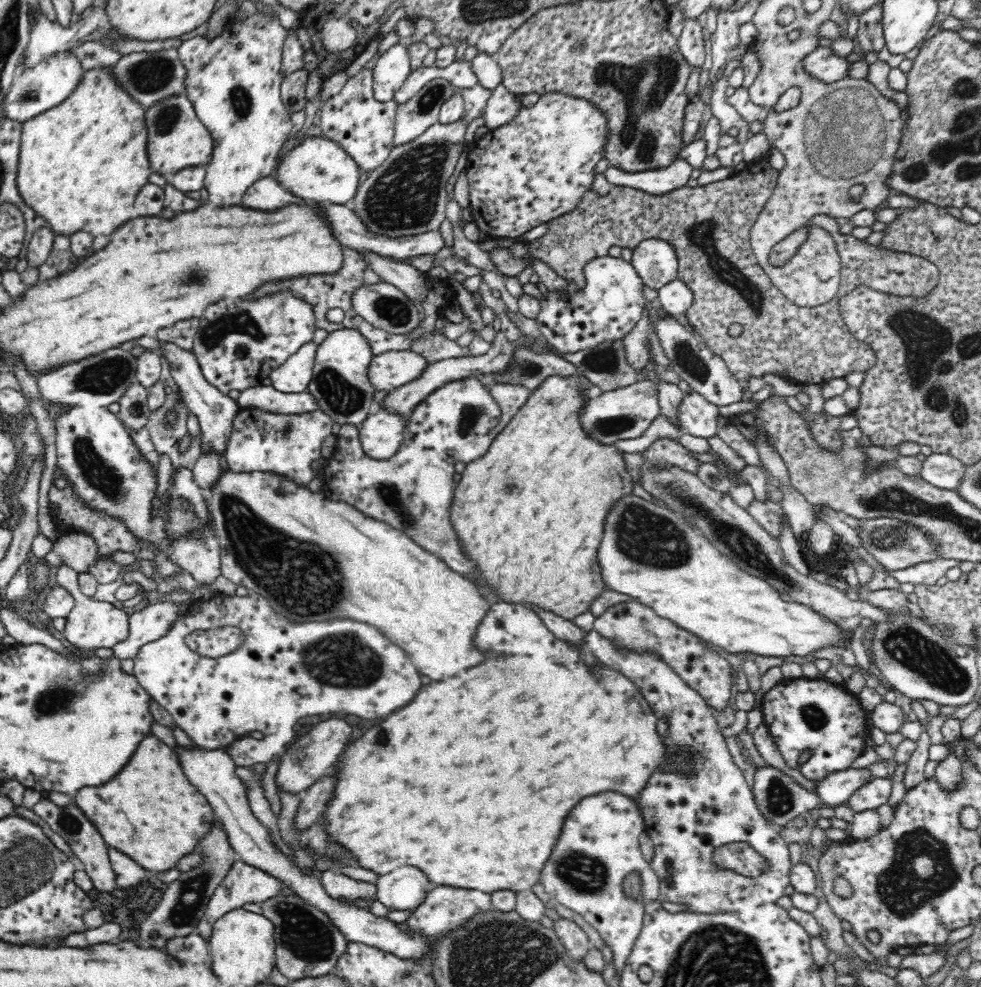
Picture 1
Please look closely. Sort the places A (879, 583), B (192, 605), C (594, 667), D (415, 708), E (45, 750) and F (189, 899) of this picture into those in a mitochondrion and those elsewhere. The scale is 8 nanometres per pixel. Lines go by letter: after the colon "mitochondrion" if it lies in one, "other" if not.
A: other
B: other
C: other
D: other
E: other
F: mitochondrion

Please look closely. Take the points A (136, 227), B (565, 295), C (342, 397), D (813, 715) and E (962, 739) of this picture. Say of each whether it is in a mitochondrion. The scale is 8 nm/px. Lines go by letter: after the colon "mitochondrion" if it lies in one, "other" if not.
A: other
B: other
C: mitochondrion
D: mitochondrion
E: other

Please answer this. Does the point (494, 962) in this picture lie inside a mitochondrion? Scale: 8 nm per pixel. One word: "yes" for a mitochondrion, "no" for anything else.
yes

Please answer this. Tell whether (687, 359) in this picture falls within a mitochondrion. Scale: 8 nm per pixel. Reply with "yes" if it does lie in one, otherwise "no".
yes

